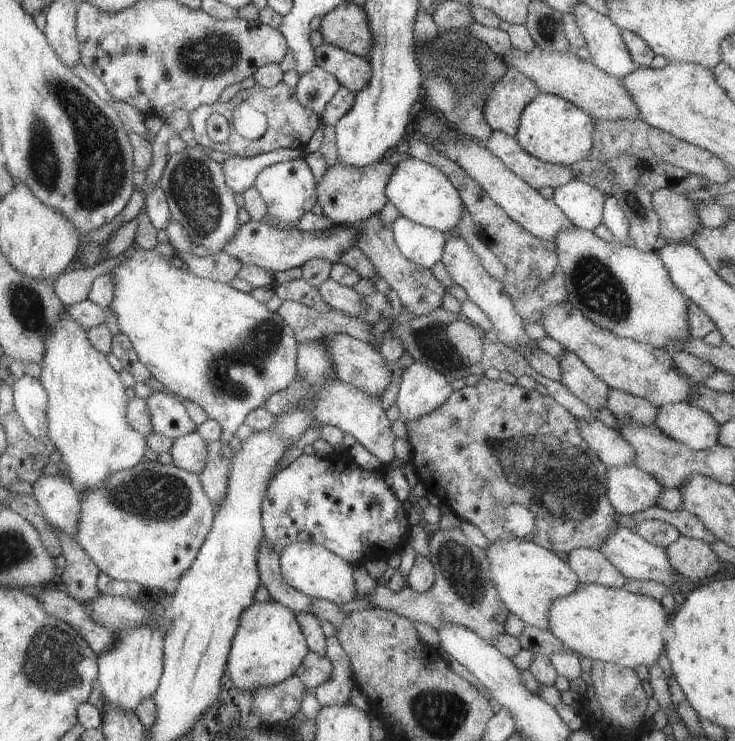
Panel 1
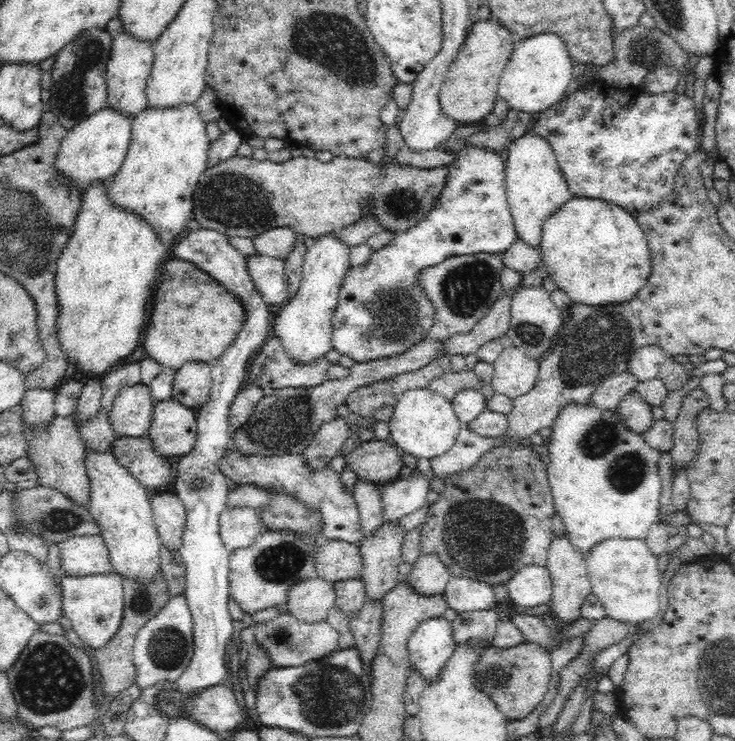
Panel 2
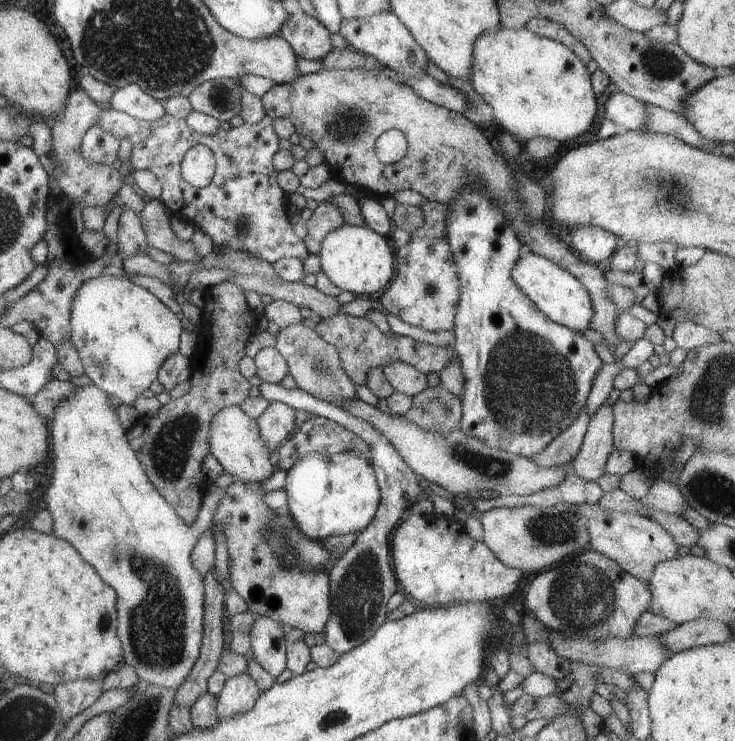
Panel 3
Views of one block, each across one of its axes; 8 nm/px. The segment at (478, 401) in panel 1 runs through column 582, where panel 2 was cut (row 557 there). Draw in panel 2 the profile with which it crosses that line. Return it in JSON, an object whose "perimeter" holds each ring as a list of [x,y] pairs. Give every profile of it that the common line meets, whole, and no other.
{"perimeter":[[[512,442],[488,451],[475,467],[448,477],[445,490],[434,504],[429,504],[428,520],[421,525],[423,554],[433,552],[439,556],[452,577],[478,578],[493,587],[502,582],[507,583],[523,566],[545,566],[554,534],[552,514],[555,512],[547,477],[549,464],[548,454],[534,451],[531,445]]]}

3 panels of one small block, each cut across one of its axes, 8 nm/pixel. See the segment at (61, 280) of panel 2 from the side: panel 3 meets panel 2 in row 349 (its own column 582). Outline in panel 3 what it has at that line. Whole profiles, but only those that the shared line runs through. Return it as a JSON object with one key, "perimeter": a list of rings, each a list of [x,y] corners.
{"perimeter":[[[524,26],[521,28],[500,27],[499,30],[483,30],[483,34],[477,36],[475,42],[473,42],[473,58],[471,58],[471,76],[469,76],[469,80],[473,86],[473,91],[477,92],[492,108],[493,116],[500,128],[512,134],[520,143],[537,137],[551,138],[557,140],[559,143],[575,140],[577,136],[585,134],[591,128],[591,124],[595,120],[595,114],[597,114],[597,100],[595,100],[590,73],[587,72],[585,64],[569,48],[563,46],[563,44],[559,44],[559,42],[547,37],[538,37],[532,32],[529,32]]]}

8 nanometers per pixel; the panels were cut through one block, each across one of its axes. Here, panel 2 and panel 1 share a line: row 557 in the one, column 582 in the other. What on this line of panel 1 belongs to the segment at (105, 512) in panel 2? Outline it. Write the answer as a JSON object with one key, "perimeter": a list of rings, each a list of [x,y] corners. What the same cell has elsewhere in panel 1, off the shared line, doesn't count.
{"perimeter":[[[537,93],[521,111],[514,137],[529,156],[541,162],[569,167],[574,162],[588,158],[589,150],[593,146],[593,119],[563,98]]]}

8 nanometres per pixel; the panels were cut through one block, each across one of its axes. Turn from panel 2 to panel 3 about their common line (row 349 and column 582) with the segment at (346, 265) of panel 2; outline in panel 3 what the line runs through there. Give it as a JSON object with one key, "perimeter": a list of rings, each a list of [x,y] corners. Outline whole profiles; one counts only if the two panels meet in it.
{"perimeter":[[[522,247],[519,250],[519,258],[511,270],[511,280],[517,288],[521,289],[521,292],[525,293],[525,296],[529,297],[531,304],[551,322],[579,332],[589,328],[593,308],[591,308],[591,300],[589,300],[587,290],[583,288],[577,278],[573,278],[569,272],[554,262],[537,256]]]}

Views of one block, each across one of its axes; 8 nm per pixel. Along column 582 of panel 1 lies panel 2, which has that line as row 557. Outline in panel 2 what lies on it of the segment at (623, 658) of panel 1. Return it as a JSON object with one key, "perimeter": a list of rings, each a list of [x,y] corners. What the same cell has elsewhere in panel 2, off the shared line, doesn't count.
{"perimeter":[[[604,538],[584,553],[583,559],[592,593],[602,601],[607,617],[635,627],[657,616],[663,572],[658,569],[657,556],[648,548],[645,539]]]}

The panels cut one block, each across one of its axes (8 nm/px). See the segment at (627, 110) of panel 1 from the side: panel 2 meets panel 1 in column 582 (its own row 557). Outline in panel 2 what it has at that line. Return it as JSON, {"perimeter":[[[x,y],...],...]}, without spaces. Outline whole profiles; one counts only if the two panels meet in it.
{"perimeter":[[[99,534],[68,537],[59,546],[63,574],[88,576],[113,572],[107,544]]]}

